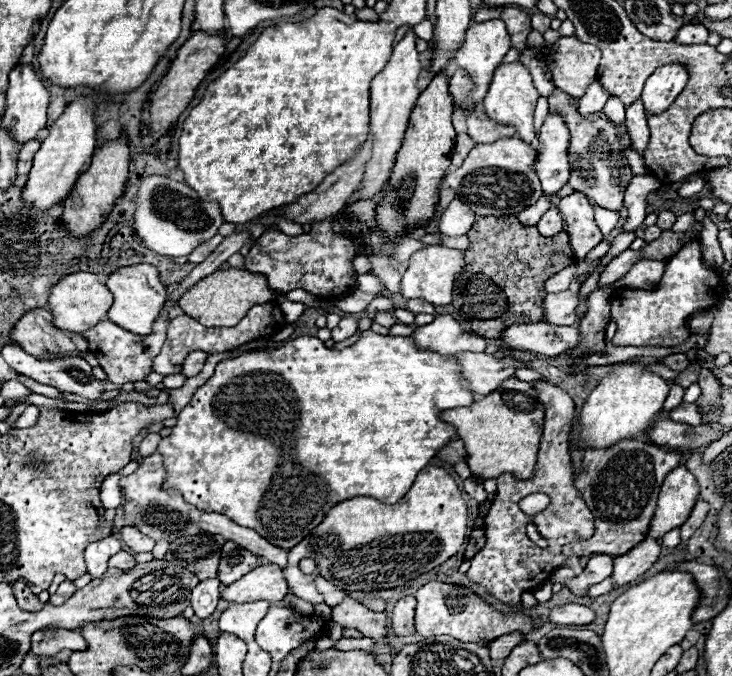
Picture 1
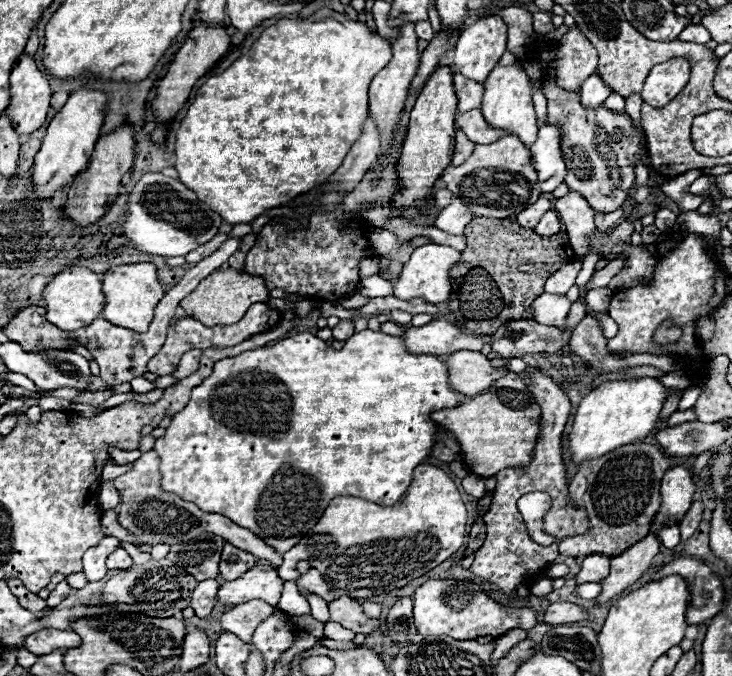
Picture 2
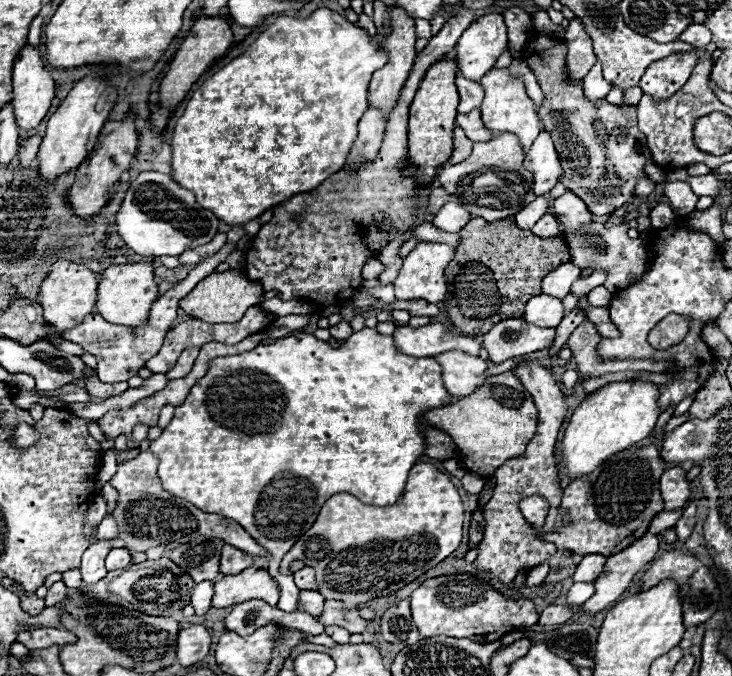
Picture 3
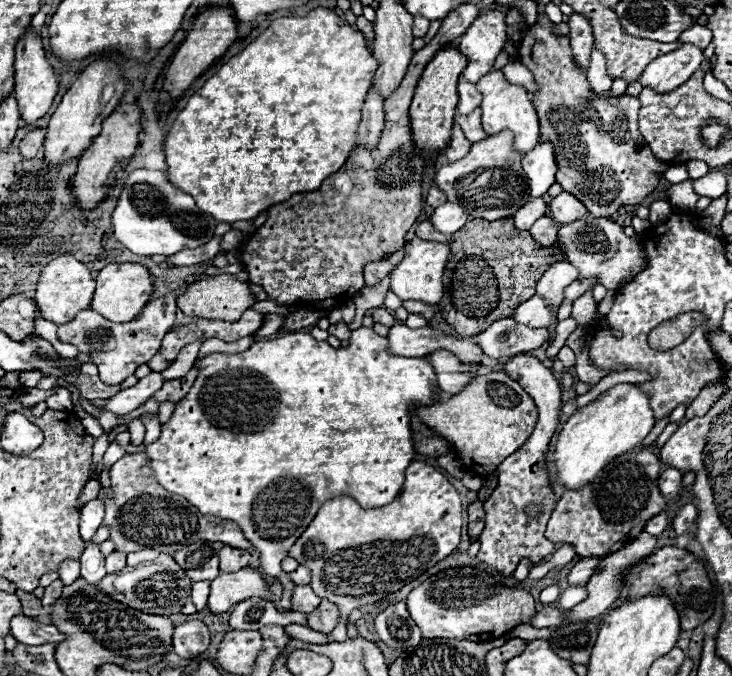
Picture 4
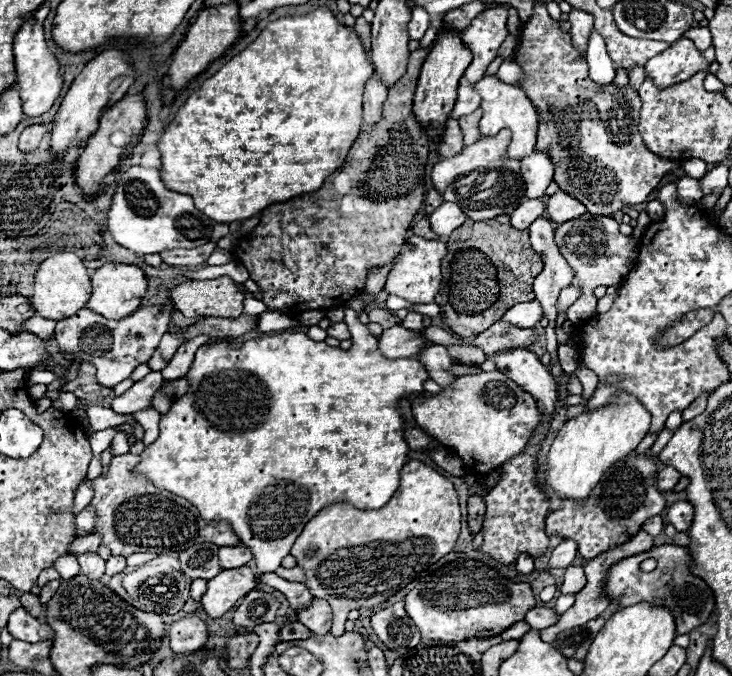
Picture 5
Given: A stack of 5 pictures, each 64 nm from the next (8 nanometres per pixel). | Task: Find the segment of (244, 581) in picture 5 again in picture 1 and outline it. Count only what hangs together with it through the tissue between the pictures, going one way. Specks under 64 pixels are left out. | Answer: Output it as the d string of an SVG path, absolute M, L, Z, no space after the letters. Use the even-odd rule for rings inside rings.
M264 564L248 572L240 580L232 582L230 586L226 586L222 592L222 598L228 602L246 604L246 602L258 602L258 600L278 602L286 594L288 594L288 584L284 580L282 568L276 564Z

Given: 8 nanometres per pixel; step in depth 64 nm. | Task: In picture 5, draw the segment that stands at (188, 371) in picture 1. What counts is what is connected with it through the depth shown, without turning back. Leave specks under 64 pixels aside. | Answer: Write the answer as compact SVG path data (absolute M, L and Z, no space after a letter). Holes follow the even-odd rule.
M196 336L196 338L192 338L190 342L182 344L182 346L178 348L176 356L174 356L174 358L168 362L168 366L162 370L164 380L184 378L184 376L188 374L192 362L194 362L194 354L196 354L196 350L198 350L202 344L206 344L208 340L210 340L208 336Z

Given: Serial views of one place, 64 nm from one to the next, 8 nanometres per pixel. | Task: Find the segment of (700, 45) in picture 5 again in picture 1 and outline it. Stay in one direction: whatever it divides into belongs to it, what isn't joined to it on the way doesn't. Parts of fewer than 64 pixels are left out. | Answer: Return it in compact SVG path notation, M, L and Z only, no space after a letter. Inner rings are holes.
M686 24L678 30L674 40L678 44L704 44L708 40L708 30L702 24Z

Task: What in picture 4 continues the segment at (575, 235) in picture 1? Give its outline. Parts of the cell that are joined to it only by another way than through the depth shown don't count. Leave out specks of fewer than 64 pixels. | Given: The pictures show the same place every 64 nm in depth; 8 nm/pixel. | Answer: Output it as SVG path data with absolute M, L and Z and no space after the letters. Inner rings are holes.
M562 192L558 194L556 198L552 198L550 202L550 216L560 222L560 224L570 224L570 222L576 222L580 218L584 218L588 214L586 206L574 198L572 194L568 192Z

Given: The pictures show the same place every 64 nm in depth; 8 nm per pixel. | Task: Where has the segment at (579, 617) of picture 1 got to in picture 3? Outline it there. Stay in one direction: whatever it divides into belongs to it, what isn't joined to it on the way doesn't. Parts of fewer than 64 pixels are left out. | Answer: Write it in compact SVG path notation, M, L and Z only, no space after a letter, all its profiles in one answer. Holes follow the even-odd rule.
M550 604L542 614L538 624L540 626L550 626L550 624L564 624L568 620L572 620L576 614L574 608L568 608L566 604Z

